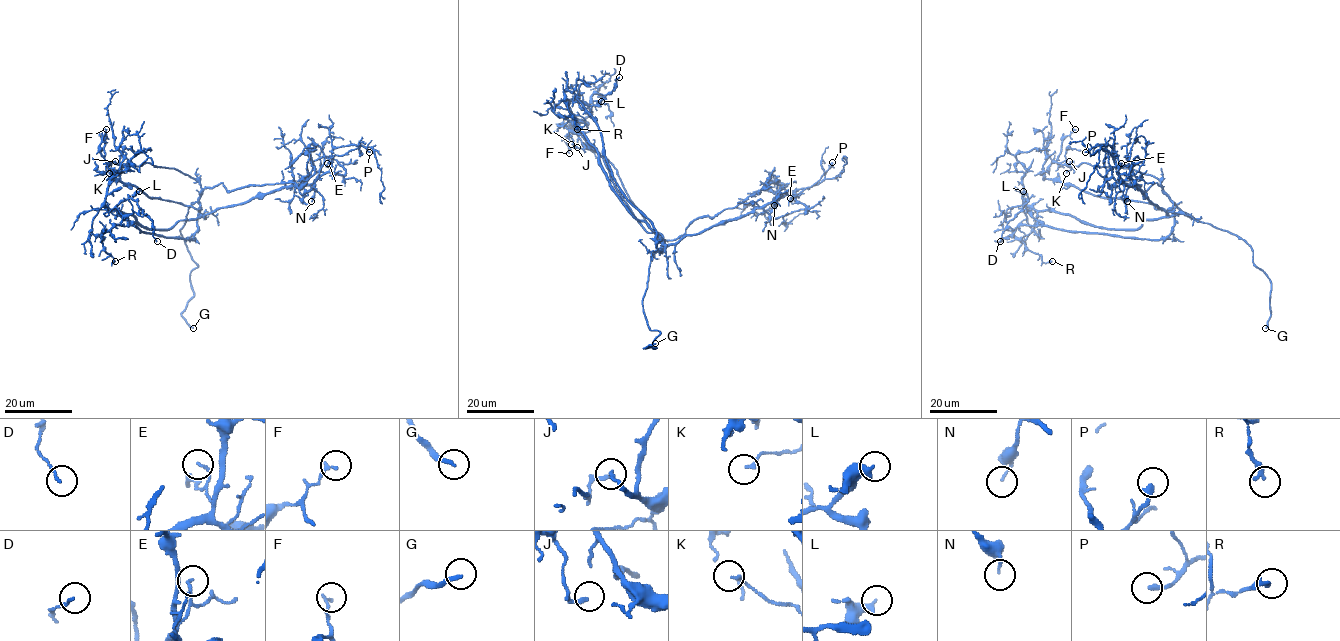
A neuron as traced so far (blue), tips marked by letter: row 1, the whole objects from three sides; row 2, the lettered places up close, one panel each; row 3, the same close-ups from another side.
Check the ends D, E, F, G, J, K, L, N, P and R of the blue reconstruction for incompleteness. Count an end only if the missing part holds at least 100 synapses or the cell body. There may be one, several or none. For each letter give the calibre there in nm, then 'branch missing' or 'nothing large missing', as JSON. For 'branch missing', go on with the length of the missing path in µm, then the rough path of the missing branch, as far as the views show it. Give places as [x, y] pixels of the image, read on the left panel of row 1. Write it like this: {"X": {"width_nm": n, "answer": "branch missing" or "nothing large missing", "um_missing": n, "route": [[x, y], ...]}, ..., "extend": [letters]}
{"D": {"width_nm": 120, "answer": "nothing large missing"}, "E": {"width_nm": 140, "answer": "nothing large missing"}, "F": {"width_nm": 130, "answer": "nothing large missing"}, "G": {"width_nm": 190, "answer": "branch missing", "um_missing": 30, "route": [[193, 328], [175, 326], [129, 341], [126, 349], [122, 351]]}, "J": {"width_nm": 200, "answer": "nothing large missing"}, "K": {"width_nm": 130, "answer": "nothing large missing"}, "L": {"width_nm": 360, "answer": "nothing large missing"}, "N": {"width_nm": 110, "answer": "nothing large missing"}, "P": {"width_nm": 260, "answer": "nothing large missing"}, "R": {"width_nm": 280, "answer": "nothing large missing"}, "extend": ["G"]}

